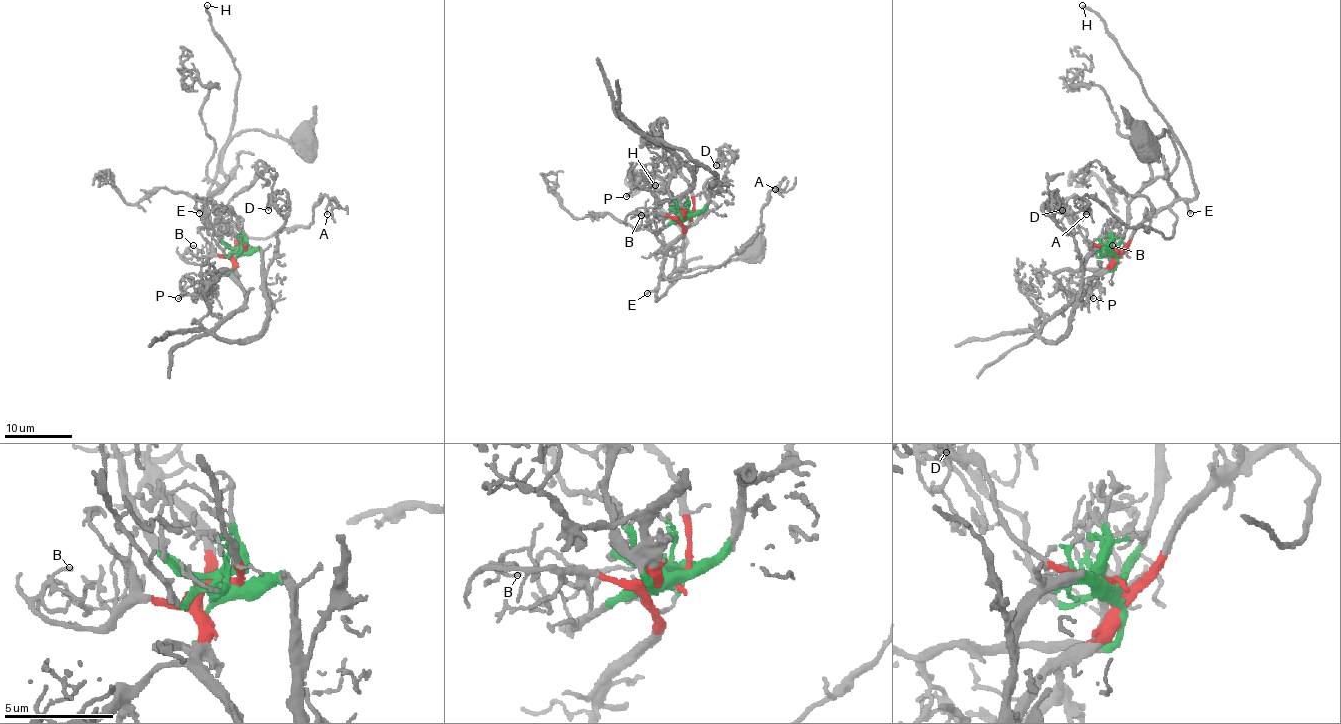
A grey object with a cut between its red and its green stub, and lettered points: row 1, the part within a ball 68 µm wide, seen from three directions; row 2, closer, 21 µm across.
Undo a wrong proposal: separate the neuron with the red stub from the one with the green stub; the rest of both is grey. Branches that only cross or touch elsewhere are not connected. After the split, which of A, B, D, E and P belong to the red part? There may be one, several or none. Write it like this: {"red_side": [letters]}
{"red_side": ["A", "B", "E", "P"]}

